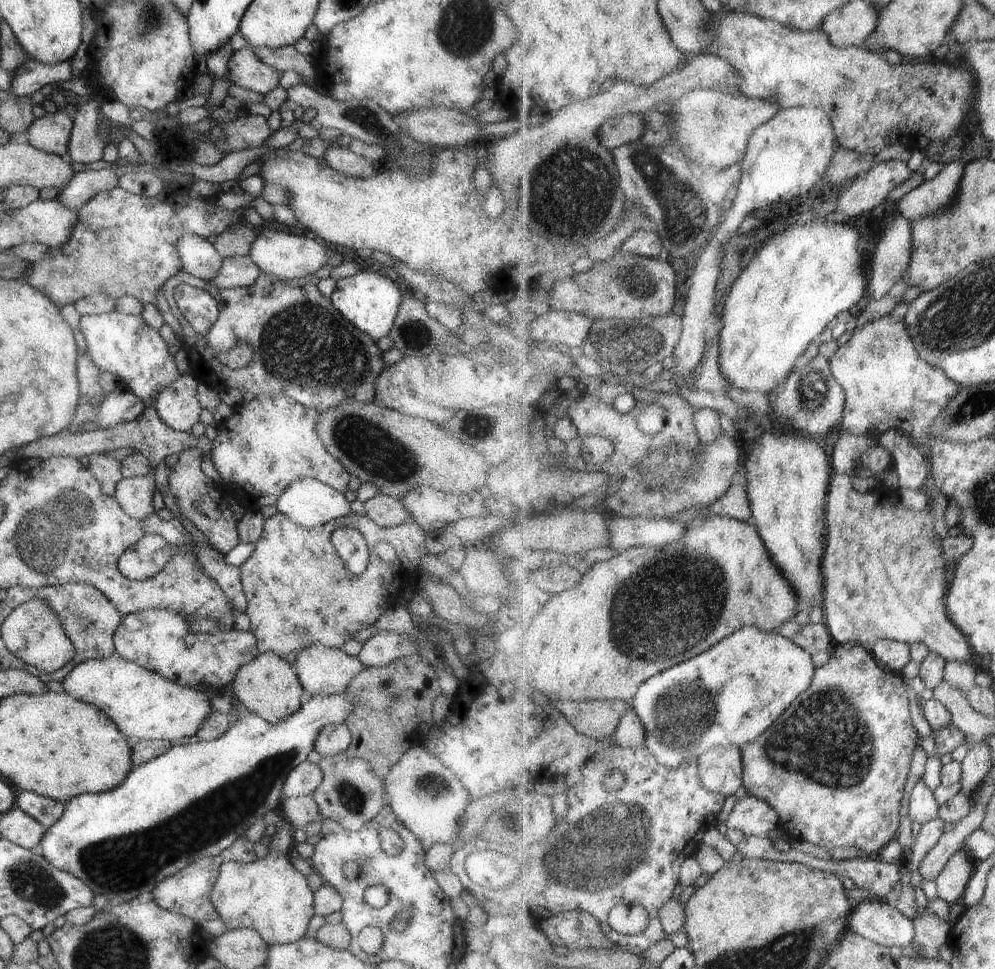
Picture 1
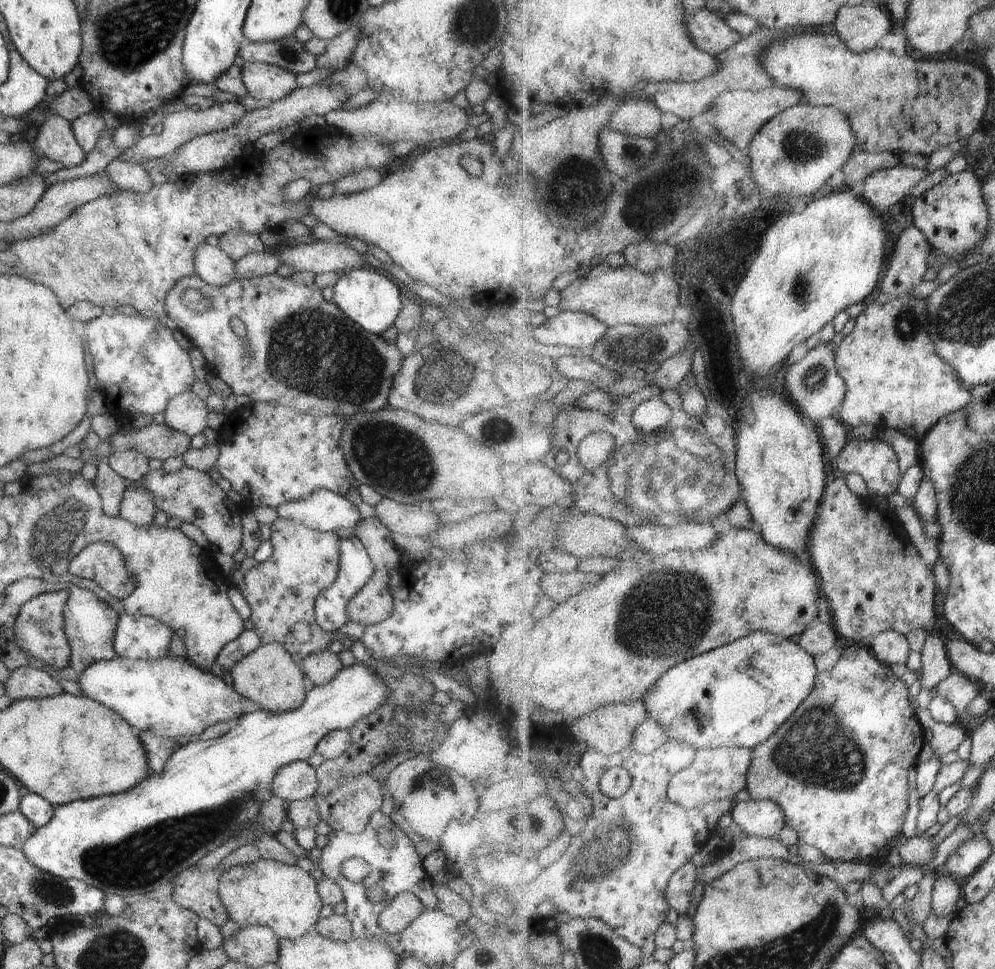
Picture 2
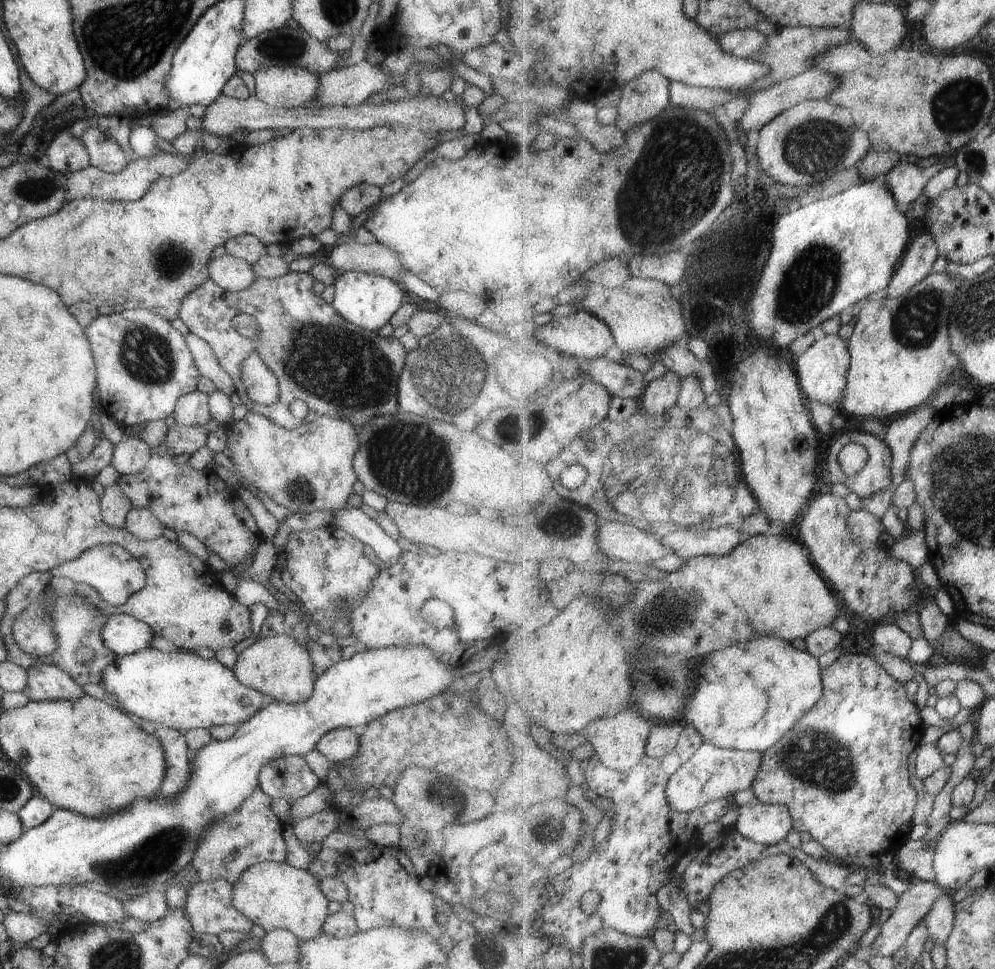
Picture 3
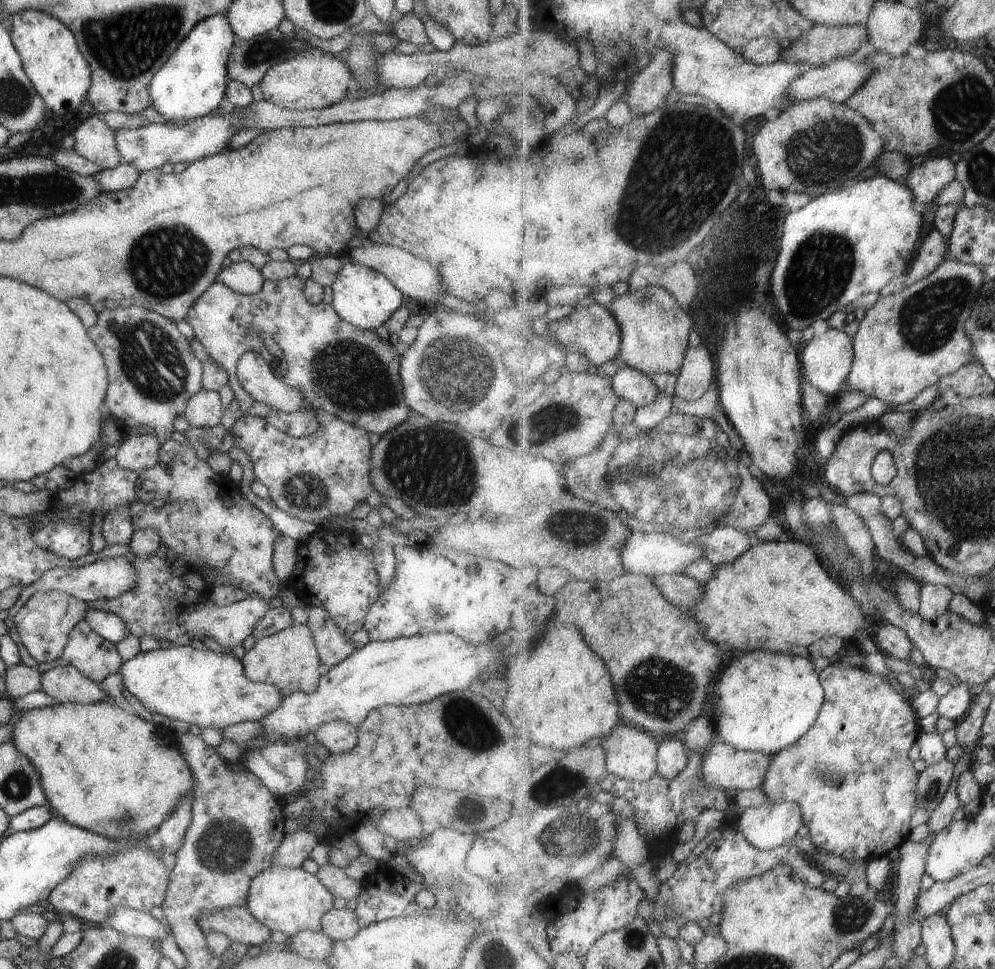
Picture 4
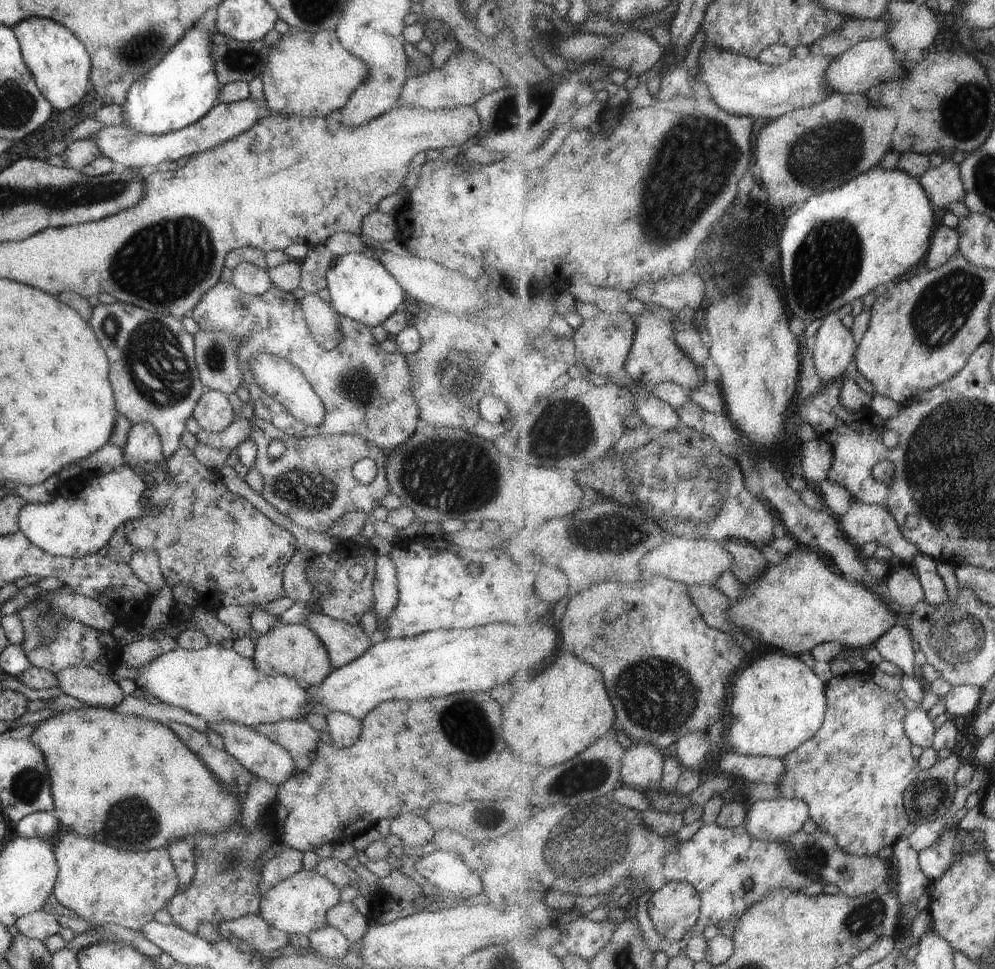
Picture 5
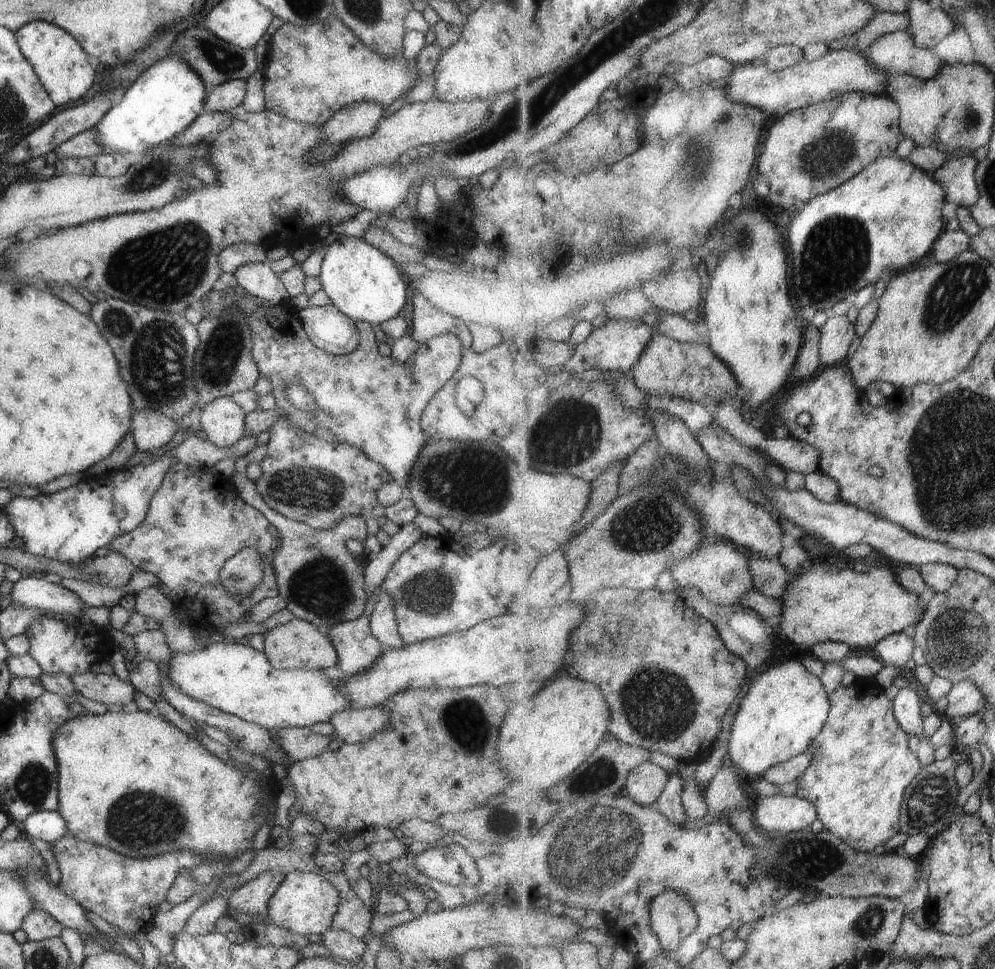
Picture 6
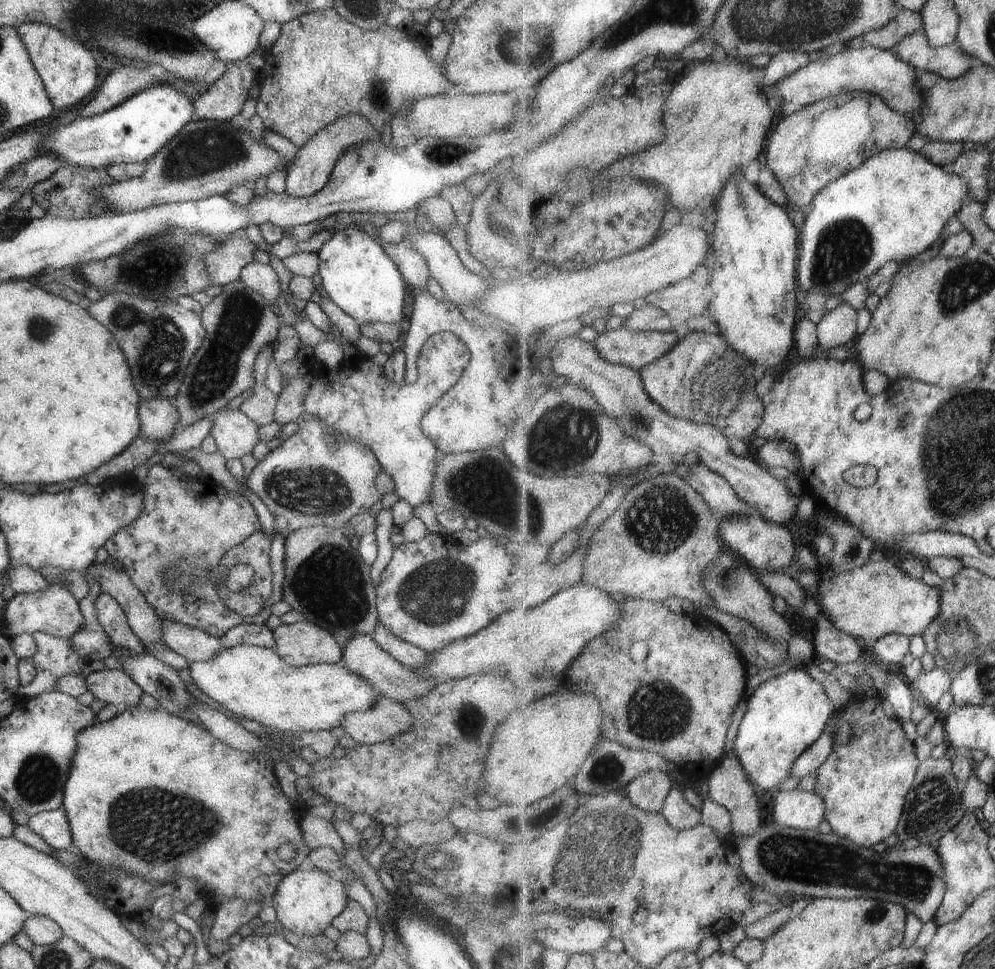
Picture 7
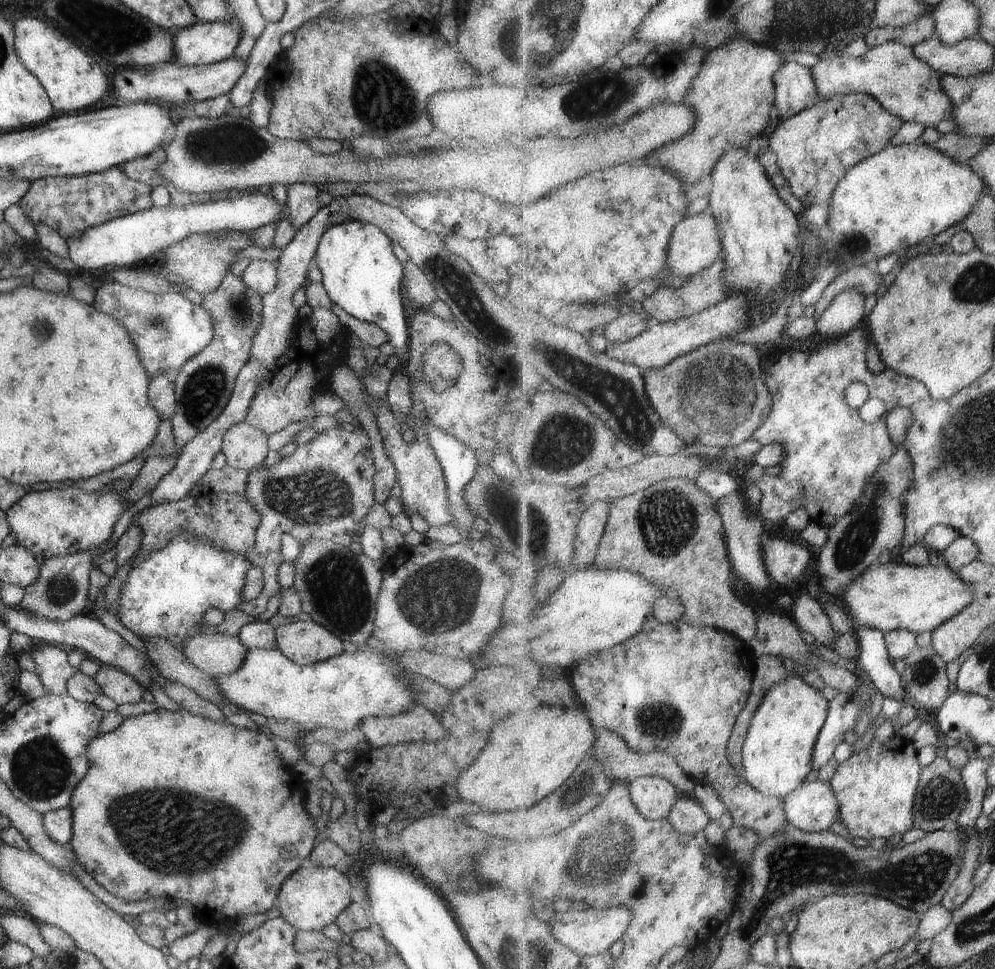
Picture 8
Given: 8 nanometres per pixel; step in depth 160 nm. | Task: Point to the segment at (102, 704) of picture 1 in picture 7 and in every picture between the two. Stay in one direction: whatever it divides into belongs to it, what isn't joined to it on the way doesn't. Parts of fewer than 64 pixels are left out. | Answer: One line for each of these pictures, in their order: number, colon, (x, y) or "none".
2: (170, 696)
3: (180, 690)
4: (200, 687)
5: (217, 684)
6: (233, 677)
7: (250, 681)

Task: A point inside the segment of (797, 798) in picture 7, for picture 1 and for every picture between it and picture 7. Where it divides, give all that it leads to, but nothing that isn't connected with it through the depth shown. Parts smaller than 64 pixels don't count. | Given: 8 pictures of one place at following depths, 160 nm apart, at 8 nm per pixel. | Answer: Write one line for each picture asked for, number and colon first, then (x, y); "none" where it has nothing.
1: (754, 816)
2: (763, 819)
3: (765, 824)
4: (772, 825)
5: (777, 820)
6: (779, 813)

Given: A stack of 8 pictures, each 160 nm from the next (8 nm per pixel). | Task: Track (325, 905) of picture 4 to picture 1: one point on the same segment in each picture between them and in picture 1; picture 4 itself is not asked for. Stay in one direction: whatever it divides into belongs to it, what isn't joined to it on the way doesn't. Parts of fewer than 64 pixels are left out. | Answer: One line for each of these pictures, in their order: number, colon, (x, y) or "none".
1: (268, 895)
2: (282, 897)
3: (272, 895)

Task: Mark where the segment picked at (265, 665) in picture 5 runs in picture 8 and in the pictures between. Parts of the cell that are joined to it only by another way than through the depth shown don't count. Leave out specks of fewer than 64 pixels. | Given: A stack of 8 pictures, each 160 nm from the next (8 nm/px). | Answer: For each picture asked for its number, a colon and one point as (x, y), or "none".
6: (297, 644)
7: (300, 643)
8: (304, 642)

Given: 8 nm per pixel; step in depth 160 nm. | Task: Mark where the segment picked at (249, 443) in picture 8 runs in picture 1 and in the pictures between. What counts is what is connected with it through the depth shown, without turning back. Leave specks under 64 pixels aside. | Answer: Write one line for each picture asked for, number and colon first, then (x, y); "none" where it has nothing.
1: (177, 407)
2: (186, 413)
3: (190, 409)
4: (203, 409)
5: (212, 412)
6: (221, 421)
7: (234, 434)

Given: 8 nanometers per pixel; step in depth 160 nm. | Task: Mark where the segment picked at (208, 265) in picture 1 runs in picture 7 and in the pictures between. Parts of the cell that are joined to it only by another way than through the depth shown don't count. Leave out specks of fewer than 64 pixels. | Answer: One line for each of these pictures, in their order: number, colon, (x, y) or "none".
2: (216, 269)
3: (230, 273)
4: (242, 277)
5: (246, 277)
6: (256, 279)
7: (261, 278)

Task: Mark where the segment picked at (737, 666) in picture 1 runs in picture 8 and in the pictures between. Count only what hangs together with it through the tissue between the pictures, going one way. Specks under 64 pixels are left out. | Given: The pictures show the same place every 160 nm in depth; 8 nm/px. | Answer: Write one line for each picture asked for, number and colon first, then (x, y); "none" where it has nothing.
2: (738, 696)
3: (766, 685)
4: (765, 701)
5: (778, 703)
6: (785, 708)
7: (786, 715)
8: (777, 755)

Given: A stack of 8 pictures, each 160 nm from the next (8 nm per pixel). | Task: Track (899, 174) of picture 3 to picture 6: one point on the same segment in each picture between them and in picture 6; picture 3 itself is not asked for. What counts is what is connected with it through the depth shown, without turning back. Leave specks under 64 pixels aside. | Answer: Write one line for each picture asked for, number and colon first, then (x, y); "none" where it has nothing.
4: (926, 180)
5: (943, 184)
6: (958, 175)

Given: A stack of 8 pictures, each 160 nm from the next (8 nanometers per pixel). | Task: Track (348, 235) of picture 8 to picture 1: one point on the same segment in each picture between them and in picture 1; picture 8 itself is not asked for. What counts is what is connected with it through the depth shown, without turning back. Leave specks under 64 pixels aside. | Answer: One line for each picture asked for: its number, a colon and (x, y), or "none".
1: (369, 301)
2: (369, 299)
3: (366, 300)
4: (362, 297)
5: (360, 288)
6: (363, 283)
7: (356, 274)

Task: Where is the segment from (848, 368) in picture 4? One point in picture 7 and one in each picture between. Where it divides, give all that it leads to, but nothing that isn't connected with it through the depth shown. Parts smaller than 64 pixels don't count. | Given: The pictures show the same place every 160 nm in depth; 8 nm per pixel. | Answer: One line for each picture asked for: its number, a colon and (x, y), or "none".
5: (834, 348)
6: (837, 334)
7: (838, 327)

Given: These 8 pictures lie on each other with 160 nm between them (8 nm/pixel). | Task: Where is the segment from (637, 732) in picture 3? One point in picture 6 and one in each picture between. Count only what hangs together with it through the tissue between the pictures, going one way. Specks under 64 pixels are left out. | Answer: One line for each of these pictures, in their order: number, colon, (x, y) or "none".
4: (631, 752)
5: (642, 768)
6: (646, 783)

